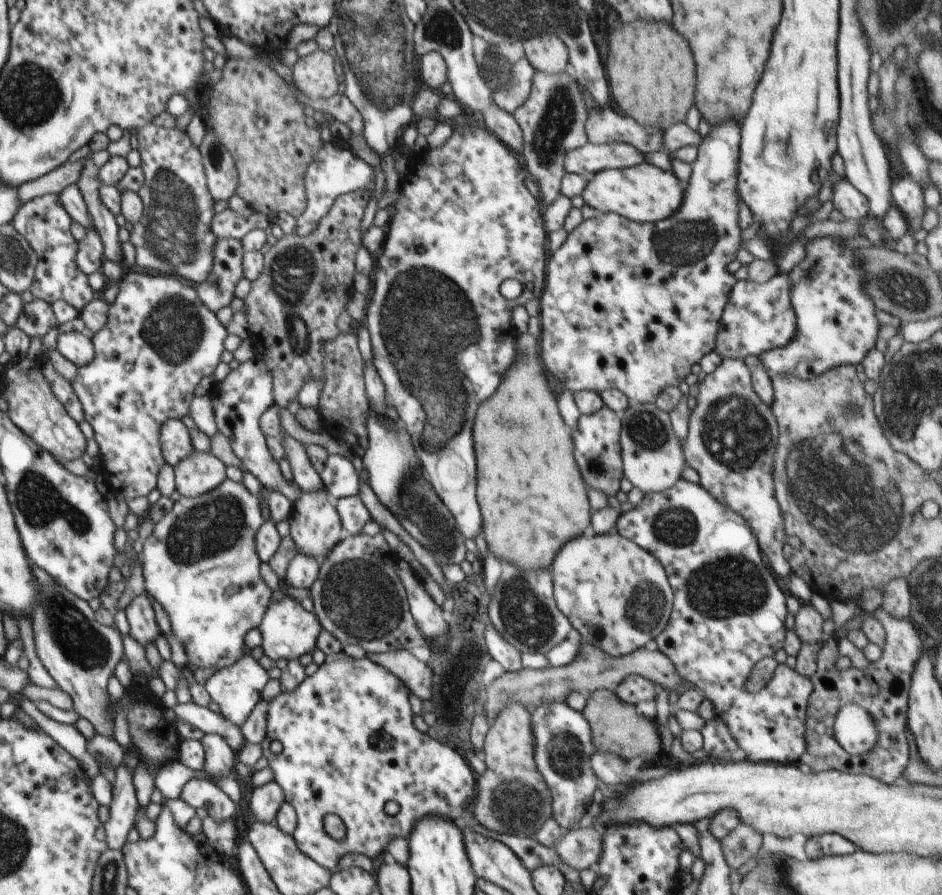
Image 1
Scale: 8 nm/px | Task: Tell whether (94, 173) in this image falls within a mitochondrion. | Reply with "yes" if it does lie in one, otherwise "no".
no

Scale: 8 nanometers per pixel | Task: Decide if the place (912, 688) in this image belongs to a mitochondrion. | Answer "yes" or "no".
no

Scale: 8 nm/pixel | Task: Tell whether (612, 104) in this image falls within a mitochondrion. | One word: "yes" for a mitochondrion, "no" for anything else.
no

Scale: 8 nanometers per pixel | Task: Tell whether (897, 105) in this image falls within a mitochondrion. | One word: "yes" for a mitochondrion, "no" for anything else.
no

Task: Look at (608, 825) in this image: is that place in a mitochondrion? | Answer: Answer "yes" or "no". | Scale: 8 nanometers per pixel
no

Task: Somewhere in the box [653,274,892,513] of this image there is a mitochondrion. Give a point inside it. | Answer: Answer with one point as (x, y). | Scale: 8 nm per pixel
(734, 432)

